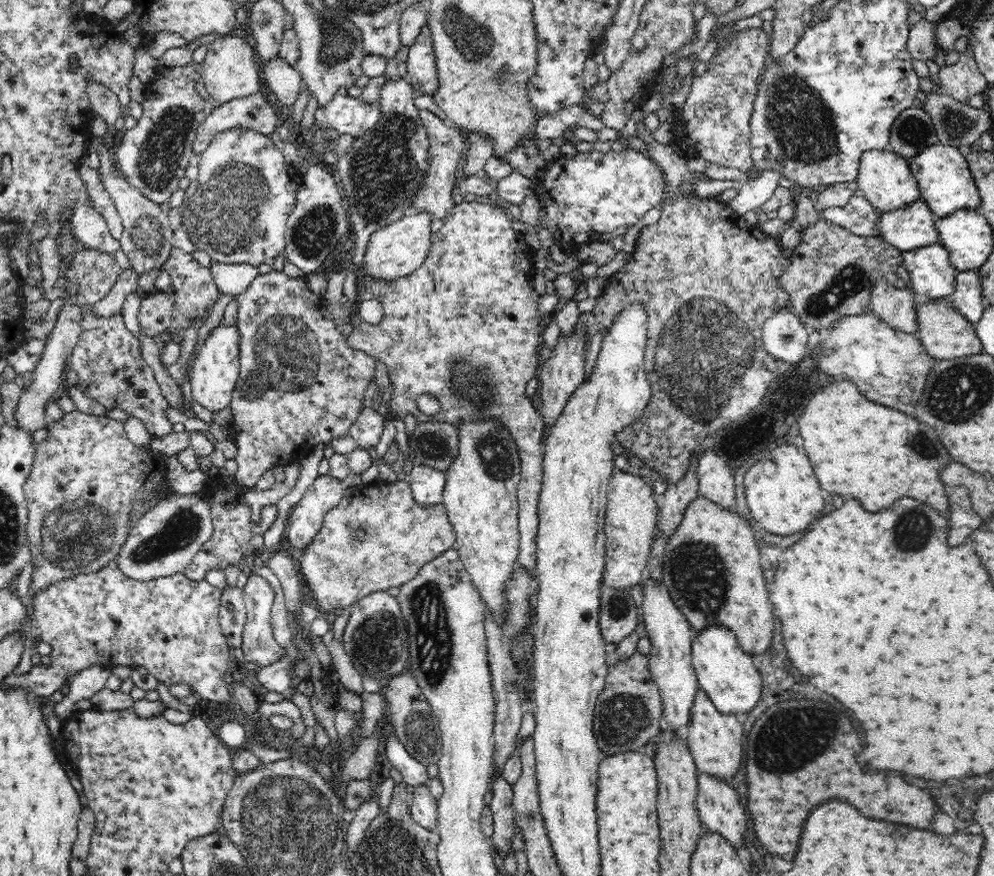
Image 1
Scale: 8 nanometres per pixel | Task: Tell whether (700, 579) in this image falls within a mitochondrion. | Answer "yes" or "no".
yes

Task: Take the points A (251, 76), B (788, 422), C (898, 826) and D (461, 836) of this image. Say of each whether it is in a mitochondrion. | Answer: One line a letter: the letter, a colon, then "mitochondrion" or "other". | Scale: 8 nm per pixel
A: other
B: other
C: other
D: other

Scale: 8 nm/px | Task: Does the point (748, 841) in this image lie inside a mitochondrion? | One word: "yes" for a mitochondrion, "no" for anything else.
no

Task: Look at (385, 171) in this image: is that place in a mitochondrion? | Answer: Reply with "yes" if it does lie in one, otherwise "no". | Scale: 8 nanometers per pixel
yes

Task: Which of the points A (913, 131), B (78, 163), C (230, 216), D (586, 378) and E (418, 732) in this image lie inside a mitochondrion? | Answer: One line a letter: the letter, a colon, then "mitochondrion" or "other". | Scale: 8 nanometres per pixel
A: mitochondrion
B: other
C: mitochondrion
D: other
E: mitochondrion

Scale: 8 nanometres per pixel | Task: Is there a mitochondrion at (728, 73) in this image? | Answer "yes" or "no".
no

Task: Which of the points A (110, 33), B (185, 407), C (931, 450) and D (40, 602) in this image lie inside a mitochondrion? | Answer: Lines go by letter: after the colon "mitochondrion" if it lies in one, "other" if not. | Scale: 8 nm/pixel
A: other
B: other
C: mitochondrion
D: other

